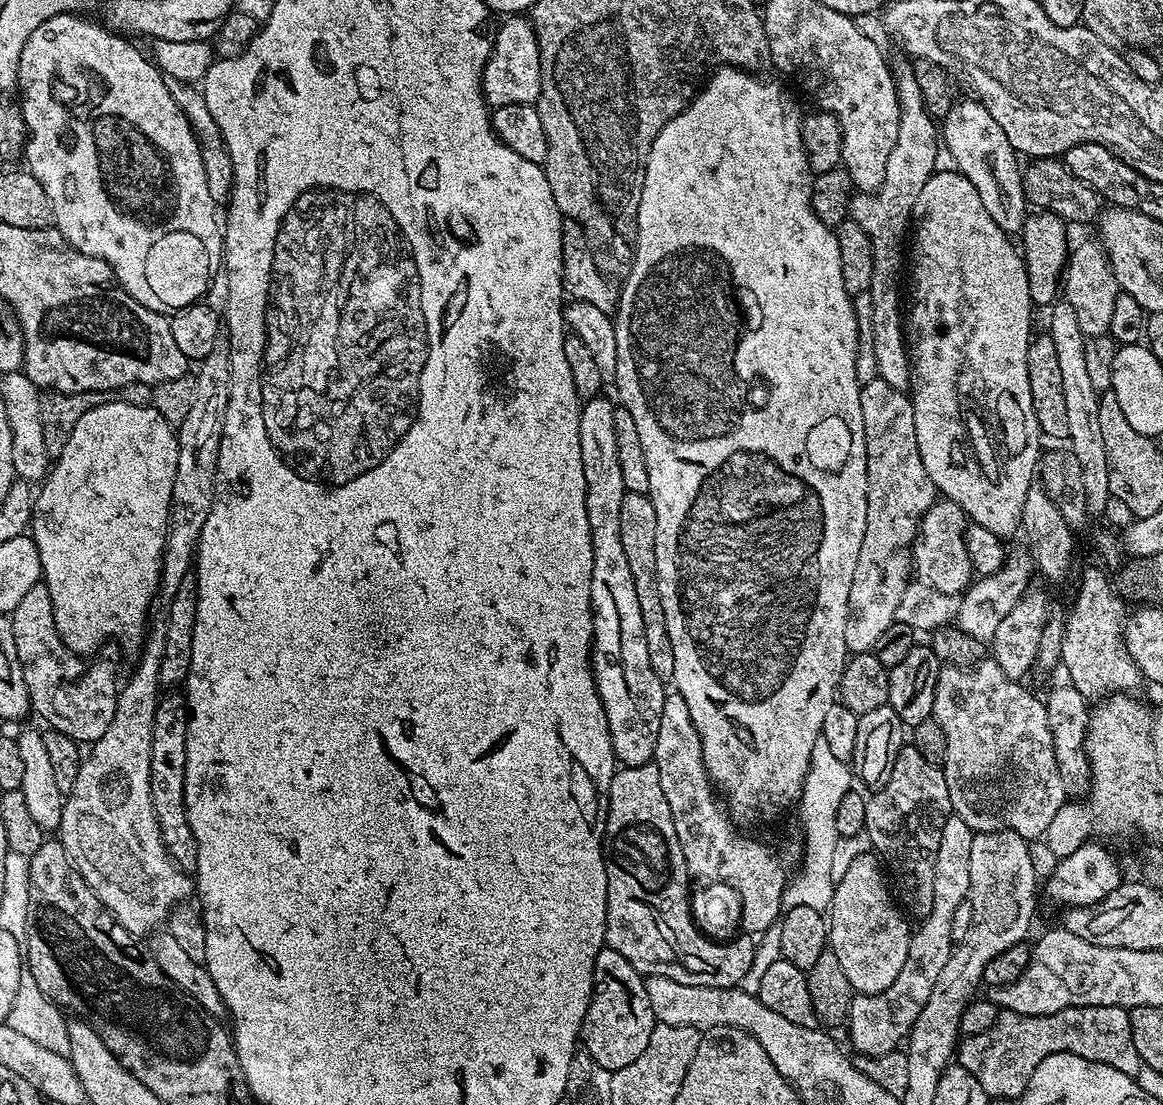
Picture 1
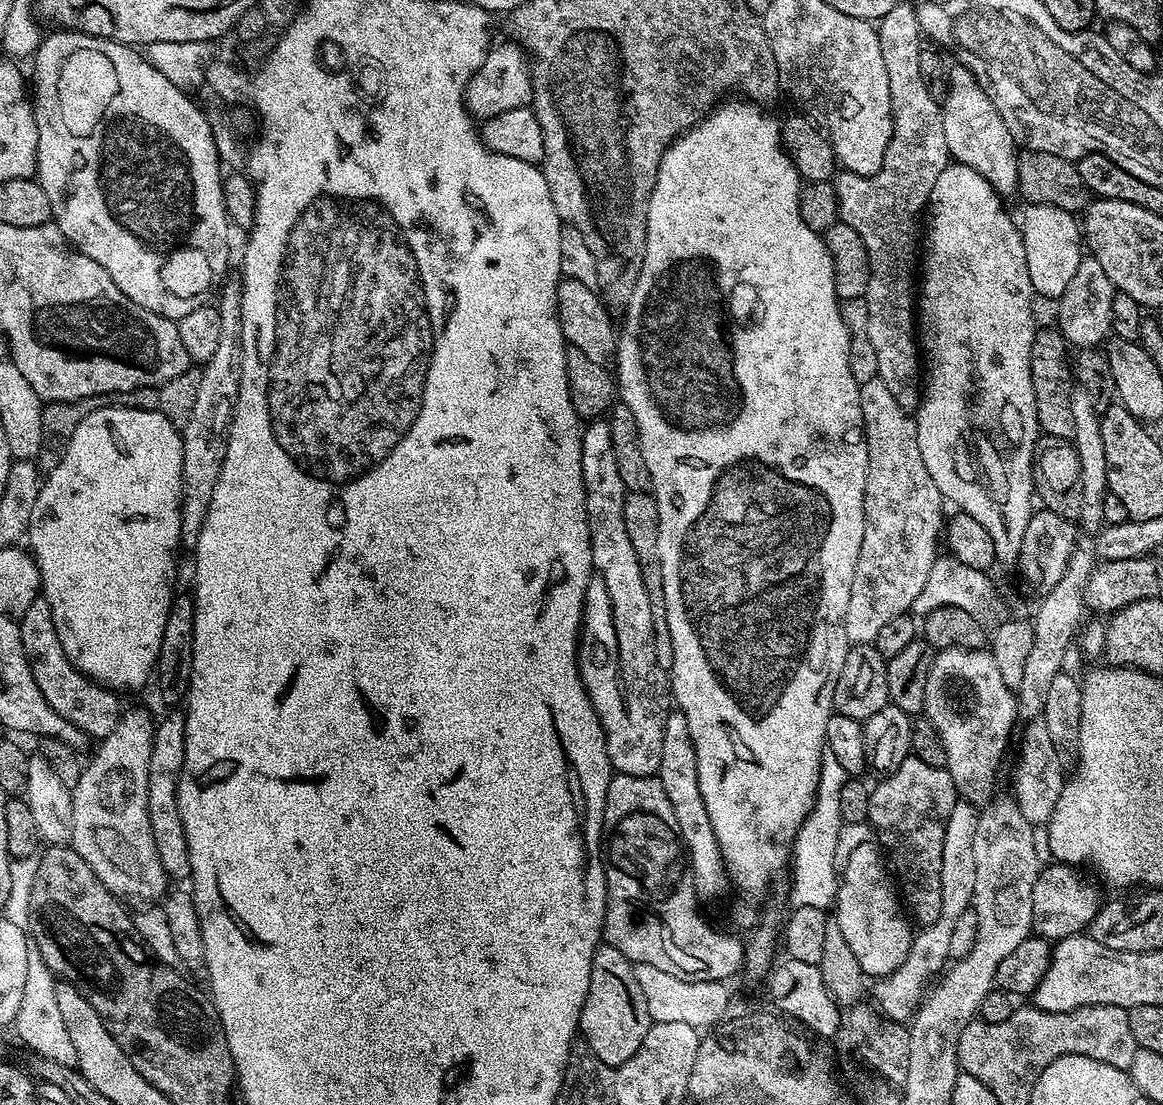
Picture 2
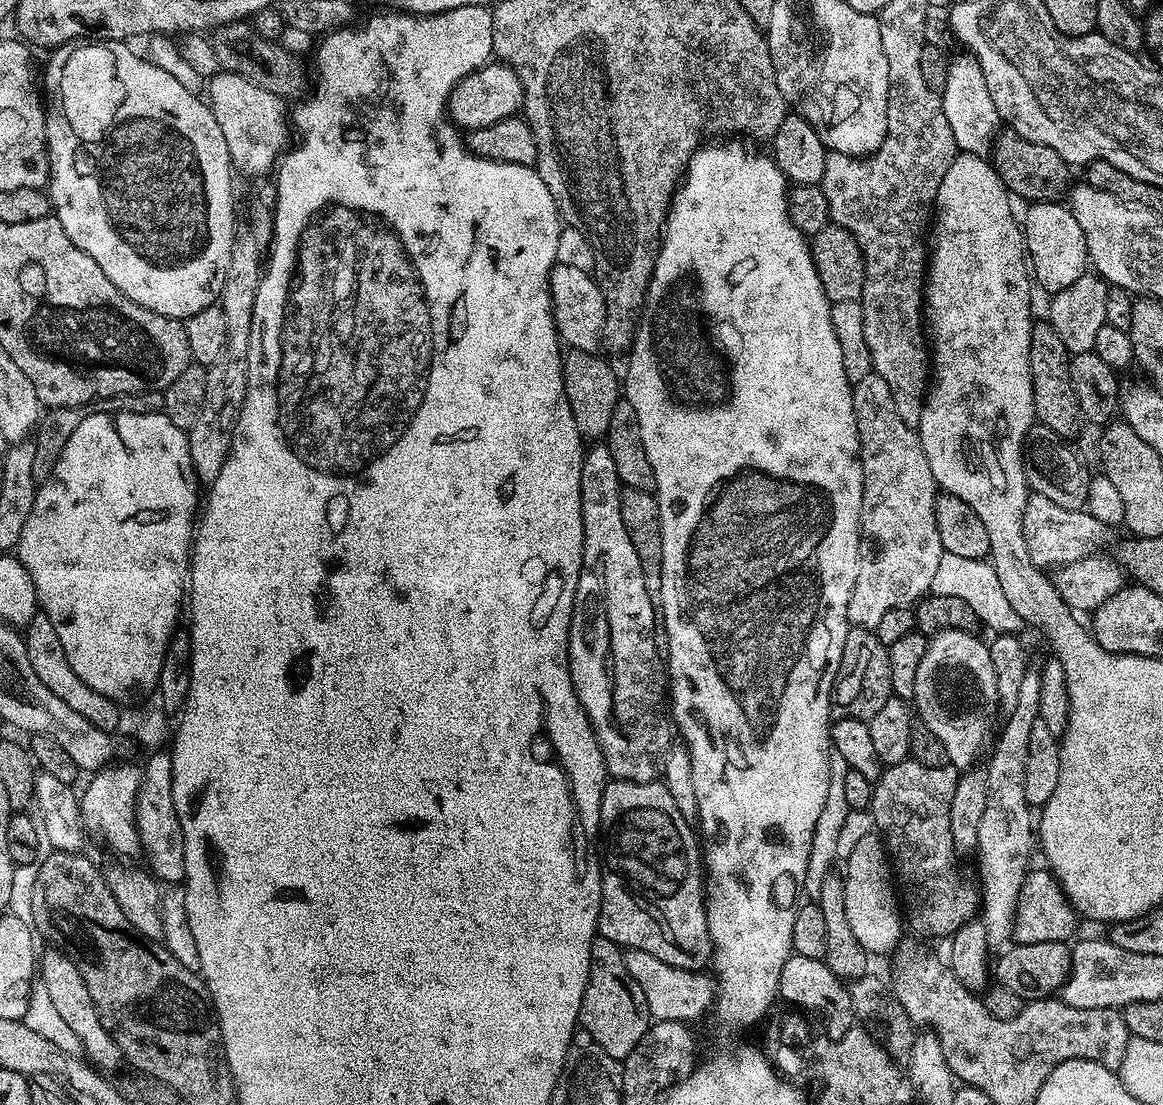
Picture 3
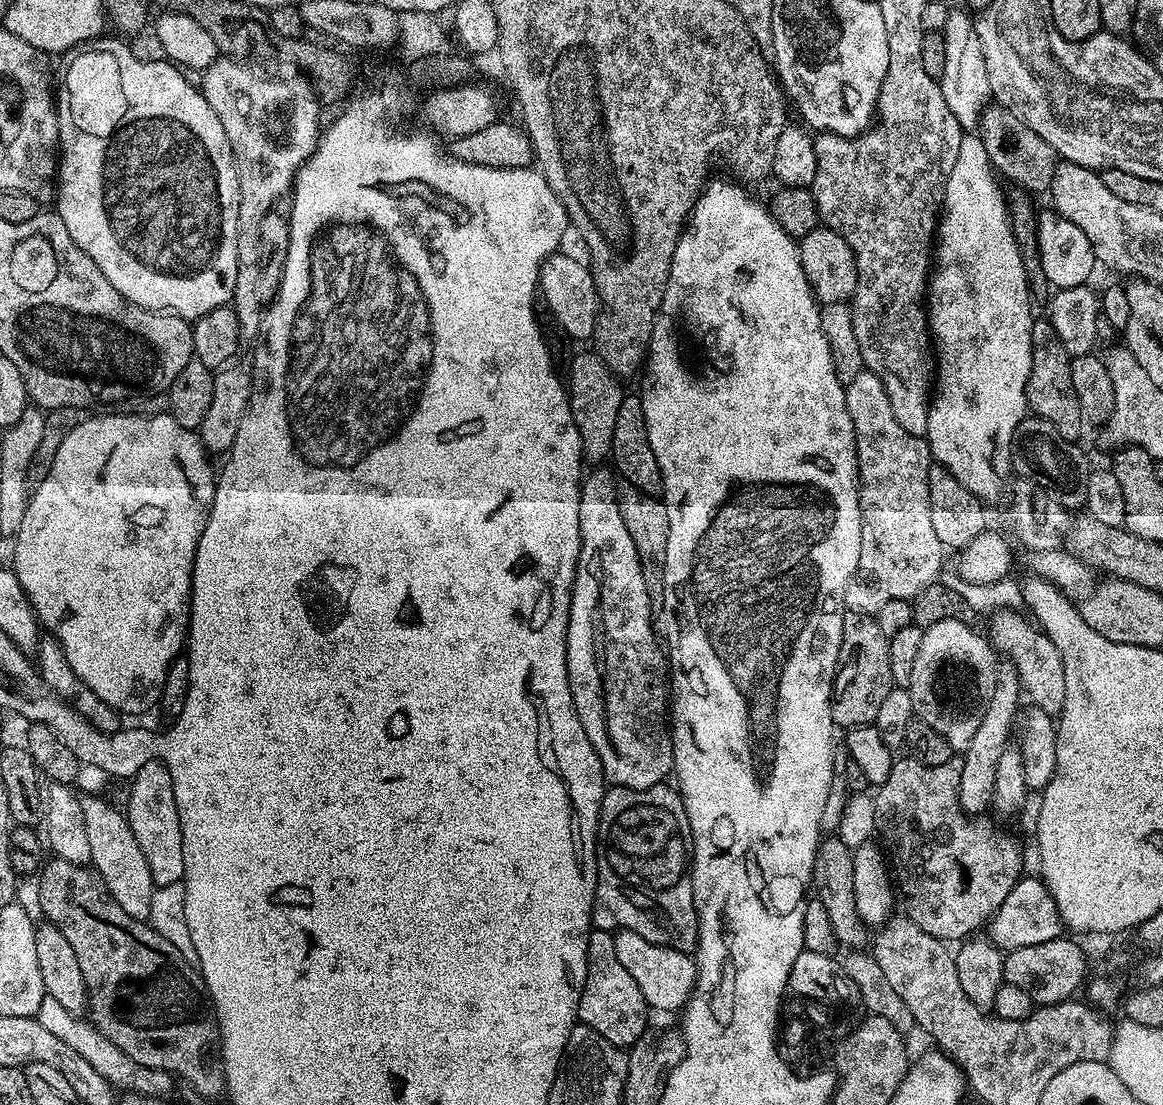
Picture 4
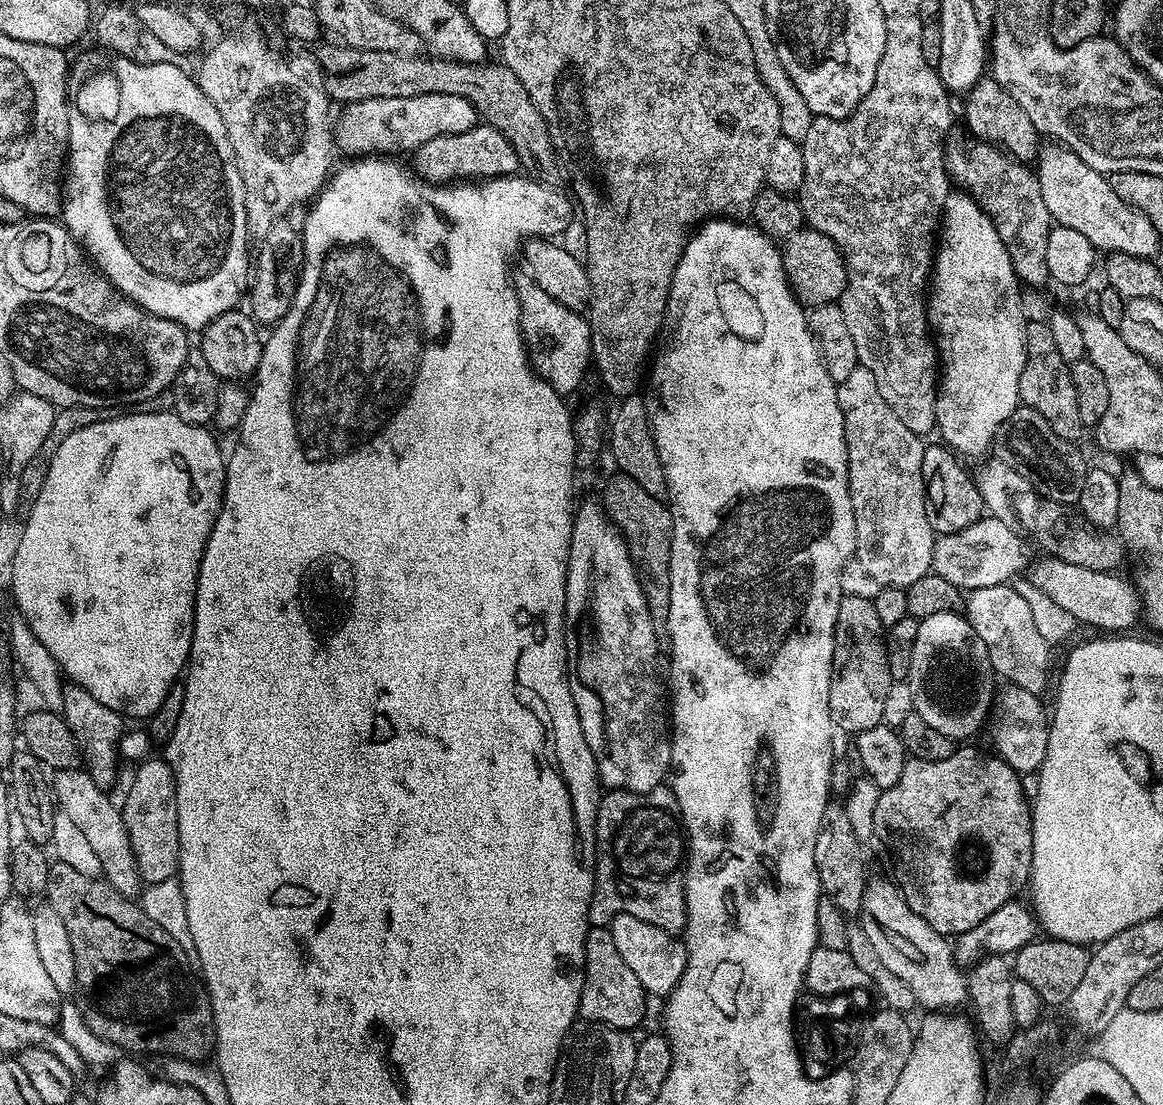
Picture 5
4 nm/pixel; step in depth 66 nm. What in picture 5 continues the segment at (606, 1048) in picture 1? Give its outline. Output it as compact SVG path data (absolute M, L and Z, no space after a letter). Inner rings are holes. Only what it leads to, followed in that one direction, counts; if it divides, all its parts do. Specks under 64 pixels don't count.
M589 927L586 934L584 985L580 995L579 1015L595 1024L633 1030L644 1020L644 1000L646 1001L646 993L642 982L638 982L638 977L632 973L630 966L626 966L622 954L618 954L611 927Z

